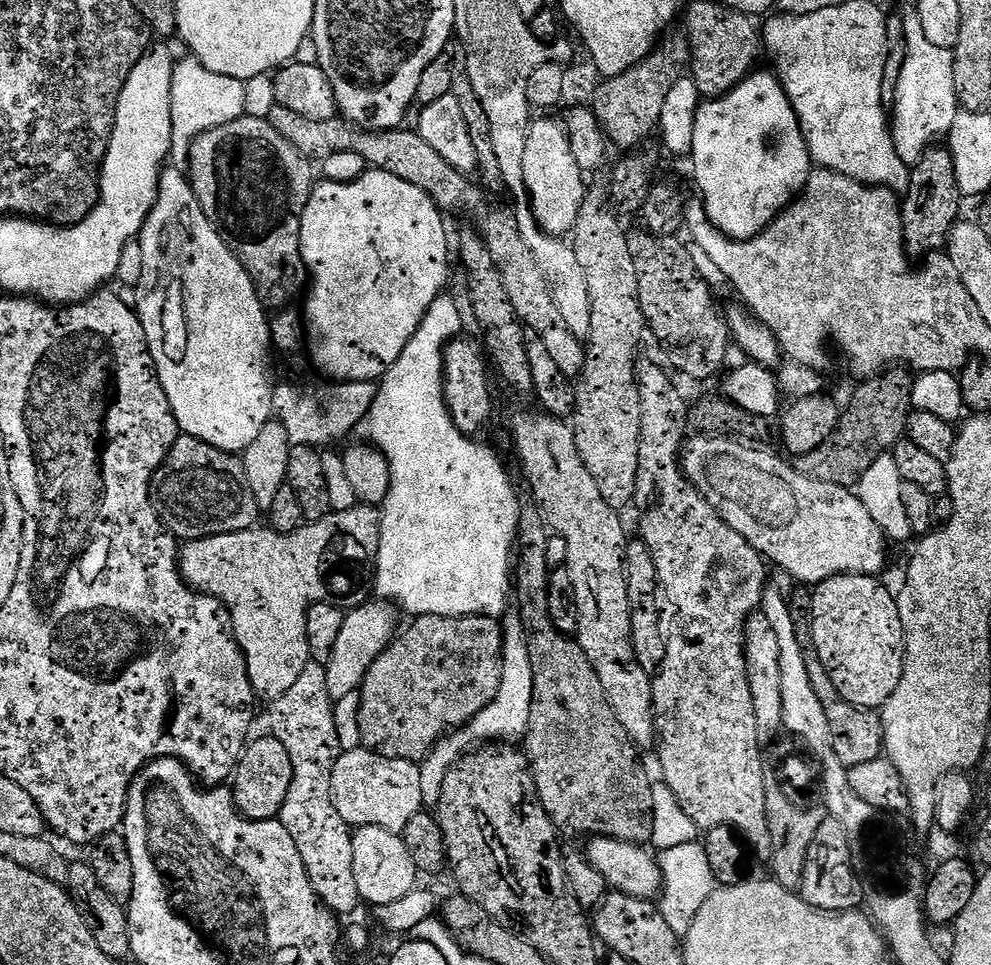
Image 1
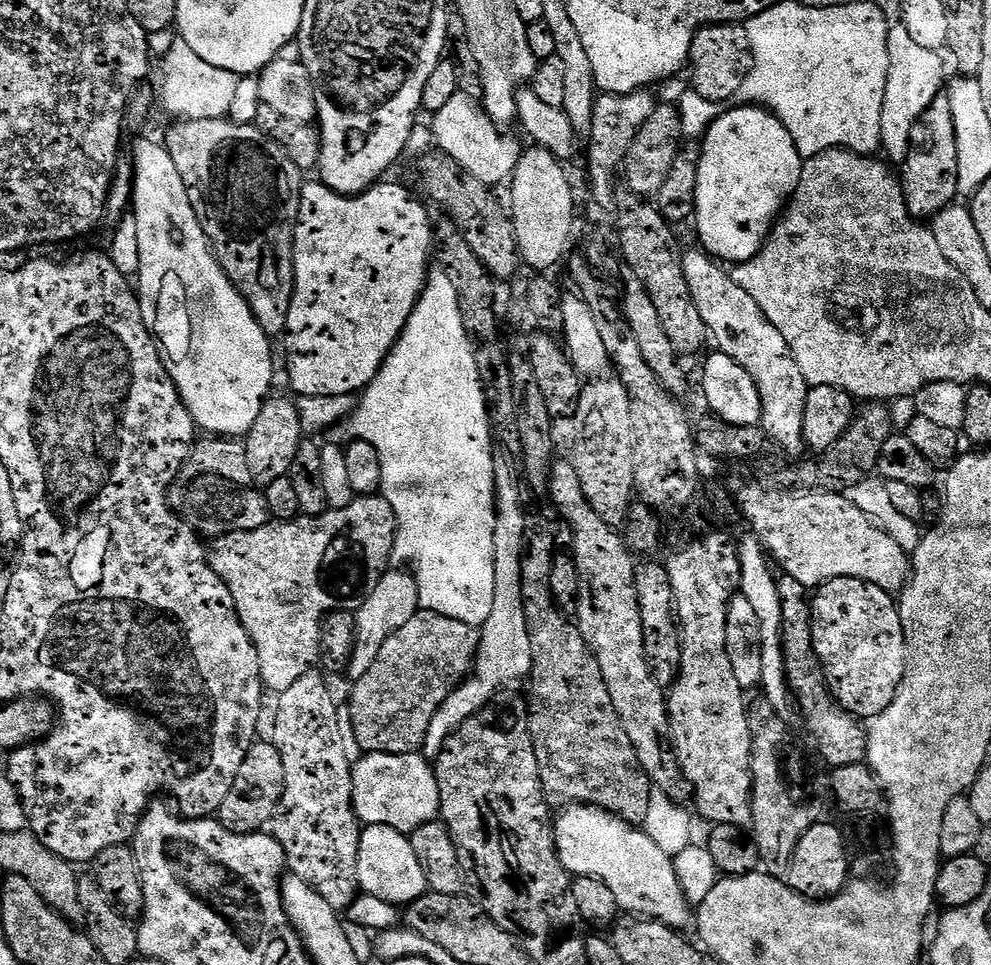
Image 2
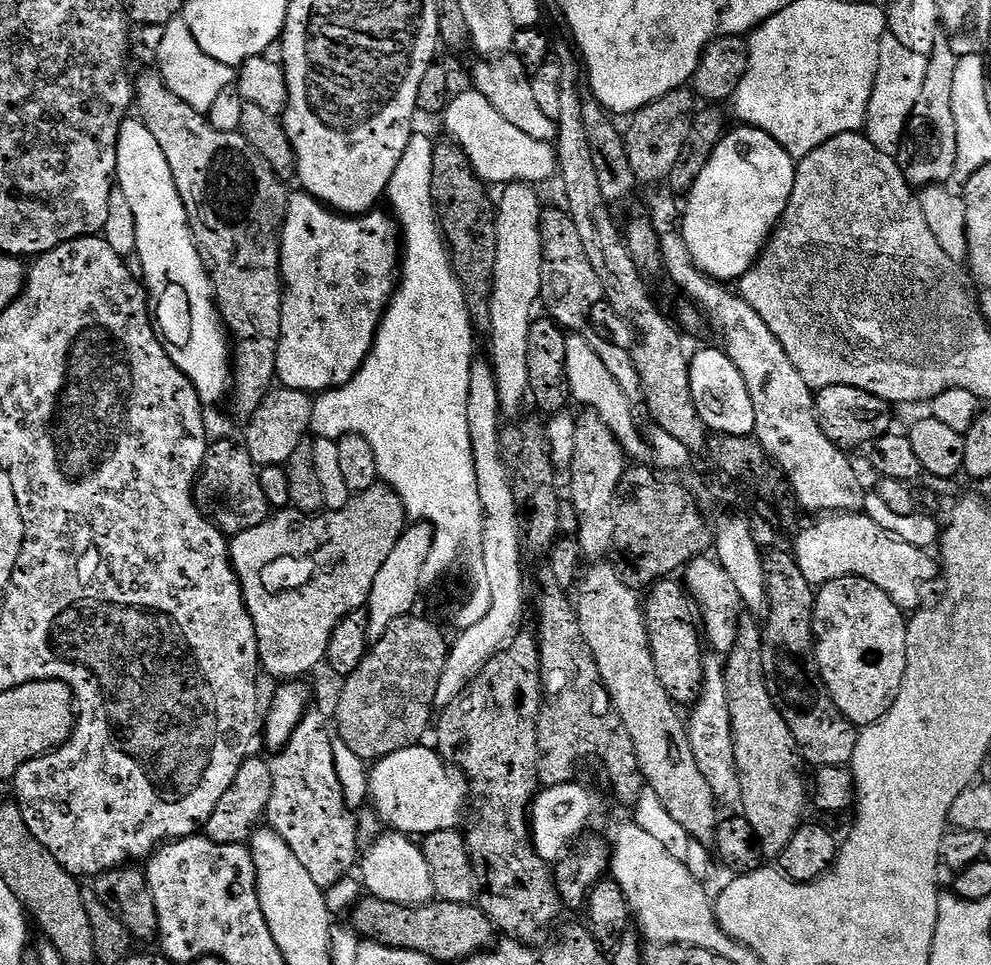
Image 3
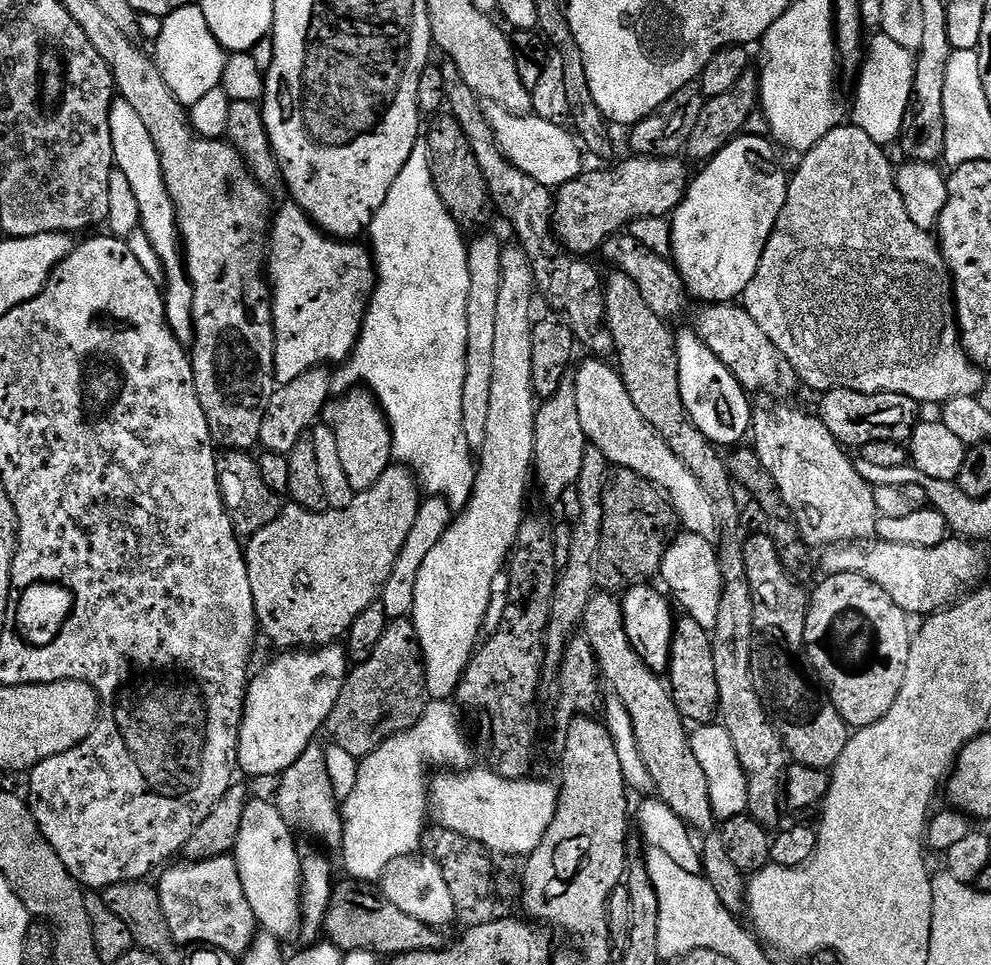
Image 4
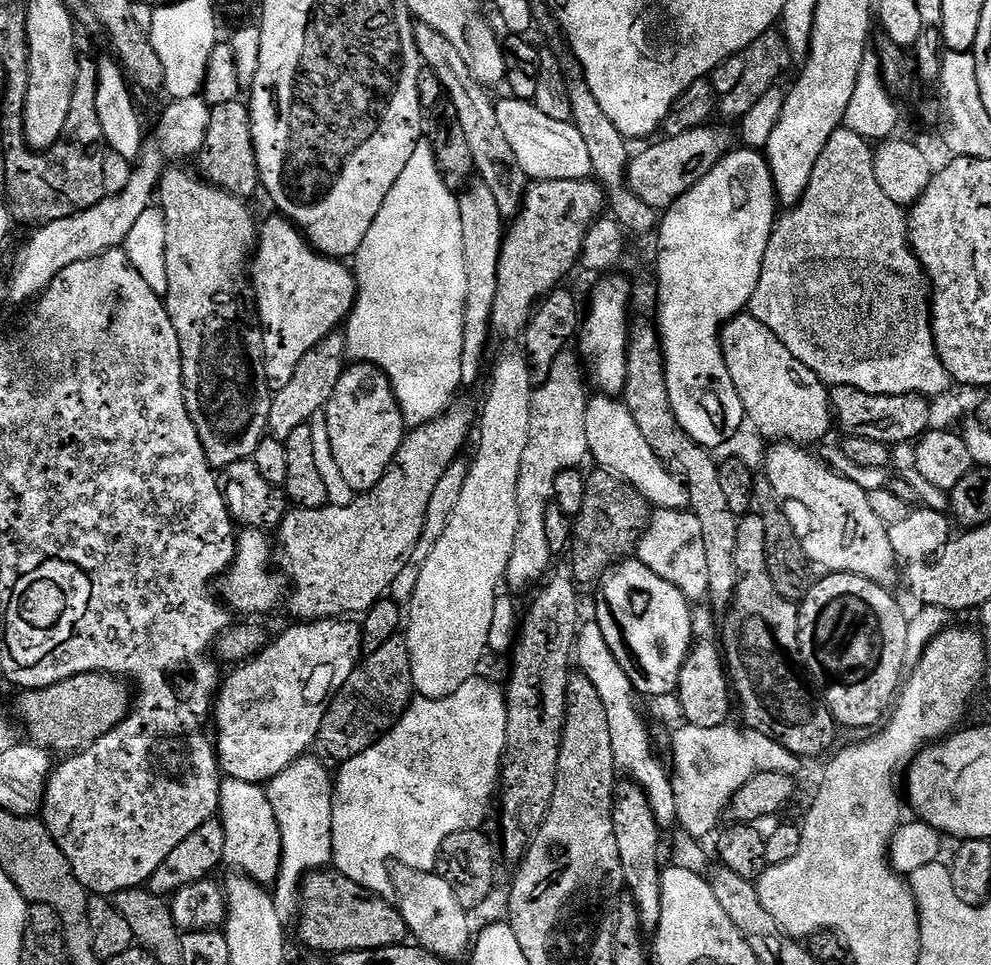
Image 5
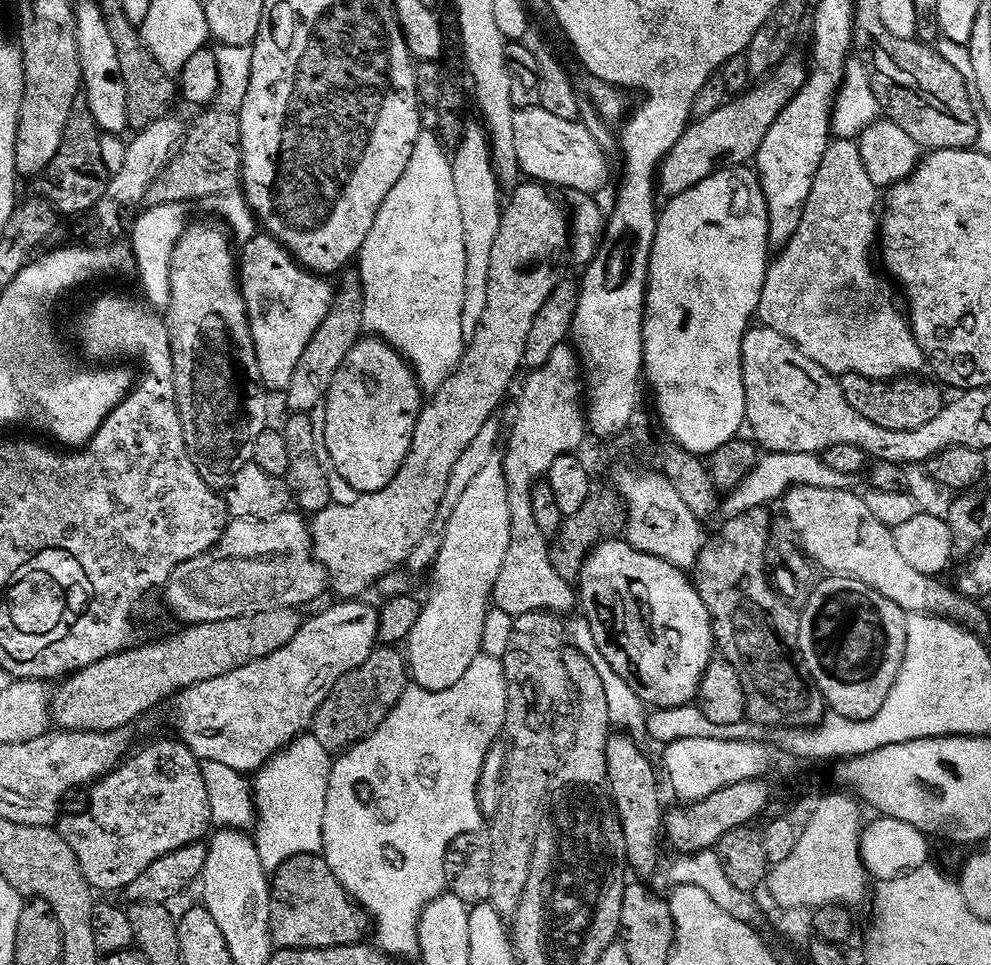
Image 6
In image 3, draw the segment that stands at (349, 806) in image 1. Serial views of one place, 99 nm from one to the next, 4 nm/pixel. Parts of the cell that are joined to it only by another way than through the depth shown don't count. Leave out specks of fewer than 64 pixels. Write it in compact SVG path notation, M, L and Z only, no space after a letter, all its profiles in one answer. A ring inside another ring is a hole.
M419 743L384 756L371 765L366 776L371 807L380 822L409 838L423 838L438 830L459 829L464 816L465 777L453 771L435 747L424 747Z

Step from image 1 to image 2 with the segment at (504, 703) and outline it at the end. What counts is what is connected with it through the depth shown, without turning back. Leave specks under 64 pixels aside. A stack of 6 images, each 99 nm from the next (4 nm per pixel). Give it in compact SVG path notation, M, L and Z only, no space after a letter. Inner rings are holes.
M500 454L493 462L493 480L496 487L496 521L494 522L494 607L479 629L480 645L476 651L476 662L464 683L455 688L442 702L430 730L426 730L426 742L422 754L430 762L442 750L448 737L455 734L458 726L471 716L483 712L493 703L496 691L511 680L527 681L532 675L532 651L530 634L526 626L526 610L522 606L522 534L528 525L524 504L520 501L518 472L512 469L513 461Z

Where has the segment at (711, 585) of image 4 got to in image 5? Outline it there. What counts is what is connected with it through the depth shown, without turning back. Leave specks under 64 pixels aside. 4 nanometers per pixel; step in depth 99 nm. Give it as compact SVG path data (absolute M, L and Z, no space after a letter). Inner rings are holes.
M662 508L653 511L634 556L641 564L654 570L658 578L670 582L670 586L678 586L688 601L707 601L710 570L706 570L706 545L702 542L702 526L698 526L698 518L690 510Z

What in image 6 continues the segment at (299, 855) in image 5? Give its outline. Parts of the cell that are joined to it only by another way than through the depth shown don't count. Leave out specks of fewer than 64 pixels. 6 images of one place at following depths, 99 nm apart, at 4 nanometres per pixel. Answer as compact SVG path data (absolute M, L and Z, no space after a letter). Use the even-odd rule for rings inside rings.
M310 734L300 736L293 744L289 744L288 747L283 748L274 759L255 773L254 776L254 795L256 797L256 818L258 823L255 825L255 842L256 849L258 850L258 858L262 858L262 866L269 872L274 874L281 866L286 863L290 858L294 858L298 854L317 854L323 849L324 846L324 819L326 818L326 794L328 793L328 787L330 786L330 774L332 773L332 765L334 763L333 753L326 750L326 746L322 746L322 742L318 742L318 738L314 738Z

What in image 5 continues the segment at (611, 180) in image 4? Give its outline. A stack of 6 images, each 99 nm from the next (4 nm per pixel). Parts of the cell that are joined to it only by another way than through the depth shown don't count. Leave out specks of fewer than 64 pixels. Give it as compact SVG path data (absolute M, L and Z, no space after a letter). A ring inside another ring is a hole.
M712 127L695 128L686 134L657 139L652 142L657 144L650 145L645 152L637 156L635 153L627 166L628 187L632 193L642 198L646 206L666 210L678 198L682 198L682 194L702 182L702 178L706 178L706 174L710 174L710 170L714 170L714 166L718 166L718 162L733 147L732 136L726 129ZM595 179L538 180L529 183L520 212L507 225L502 254L498 258L498 294L494 298L492 330L498 337L519 337L528 327L534 309L540 301L561 283L560 280L572 267L580 264L584 239L590 229L601 219L606 208L606 193Z

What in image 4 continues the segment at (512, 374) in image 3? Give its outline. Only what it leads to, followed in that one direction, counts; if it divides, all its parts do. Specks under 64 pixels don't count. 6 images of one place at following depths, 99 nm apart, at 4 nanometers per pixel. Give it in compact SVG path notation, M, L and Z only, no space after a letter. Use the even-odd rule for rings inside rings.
M513 246L513 248L505 247L501 251L500 257L502 258L502 280L498 286L498 311L496 311L494 333L494 375L490 382L490 415L488 425L486 426L486 442L478 450L476 481L474 482L472 496L468 499L467 506L459 509L458 515L448 525L446 534L442 534L438 546L434 546L434 550L430 550L430 554L426 554L426 562L422 562L422 570L418 570L418 578L414 586L414 606L412 607L410 619L412 625L416 627L416 637L420 643L420 655L424 657L424 686L427 695L436 702L444 702L449 698L455 697L456 688L460 684L462 674L468 669L468 662L472 659L472 653L476 651L478 645L481 643L482 635L480 636L480 627L483 626L484 619L488 616L488 607L492 604L492 587L495 586L496 579L499 576L501 579L502 569L505 567L512 549L516 546L520 523L522 523L526 515L524 495L528 492L528 480L530 484L530 477L534 472L534 438L536 437L538 397L532 388L532 375L534 374L534 342L532 341L532 325L534 323L534 315L532 316L532 294L534 296L534 283L532 265L529 263L526 253L519 246Z

